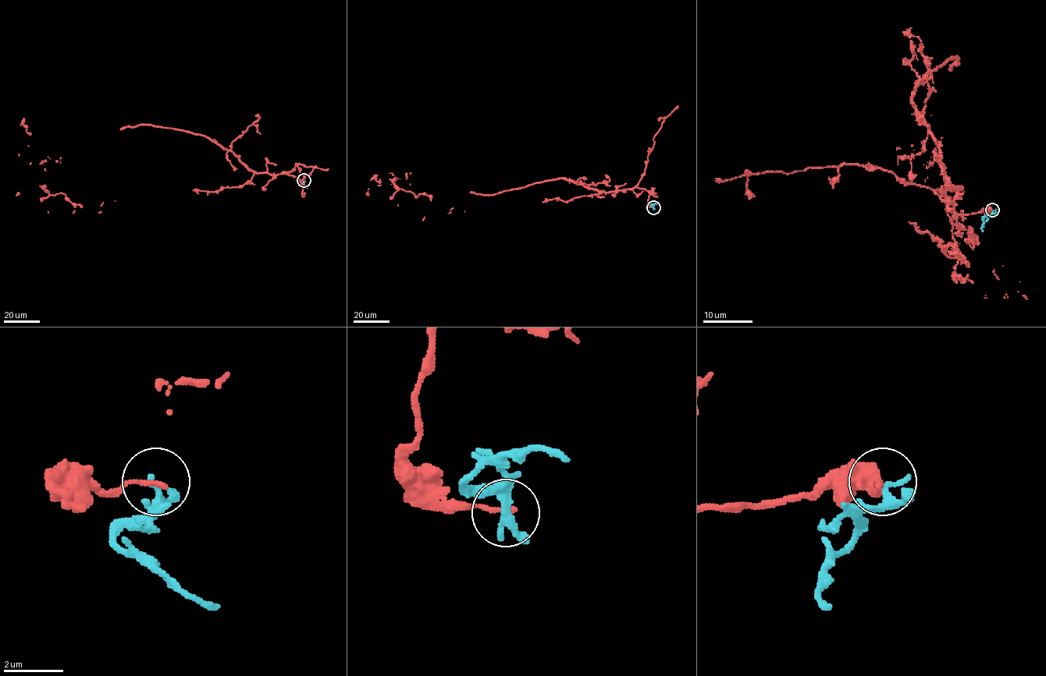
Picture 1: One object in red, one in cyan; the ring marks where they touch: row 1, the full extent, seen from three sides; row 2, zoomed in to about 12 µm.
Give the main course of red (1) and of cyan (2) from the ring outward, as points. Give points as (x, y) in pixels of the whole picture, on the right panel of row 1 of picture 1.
1: (991, 210), (955, 214), (936, 190), (950, 181), (912, 96), (950, 58), (958, 277), (948, 242)
2: (991, 210), (982, 226), (983, 231)

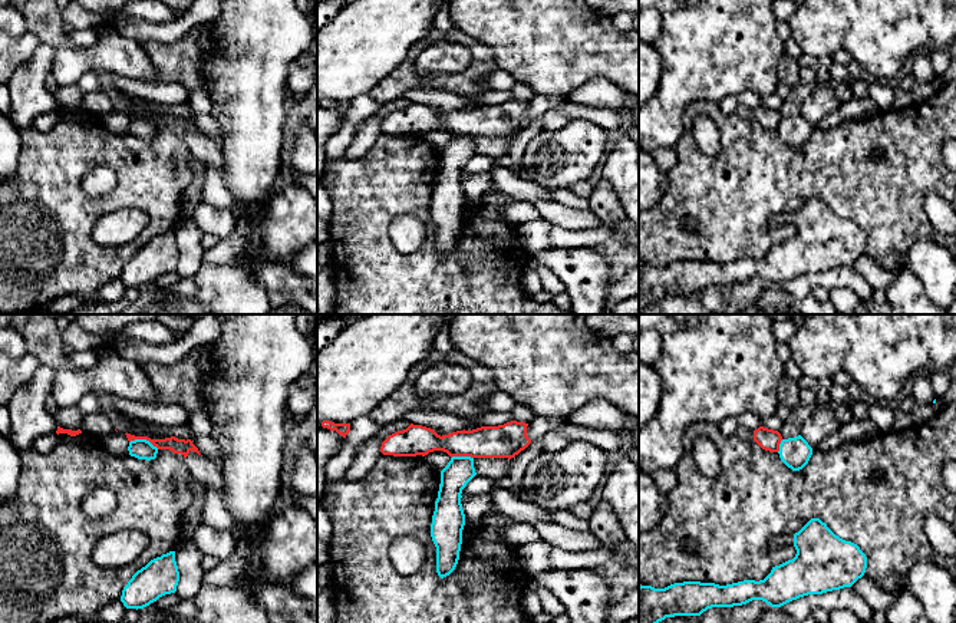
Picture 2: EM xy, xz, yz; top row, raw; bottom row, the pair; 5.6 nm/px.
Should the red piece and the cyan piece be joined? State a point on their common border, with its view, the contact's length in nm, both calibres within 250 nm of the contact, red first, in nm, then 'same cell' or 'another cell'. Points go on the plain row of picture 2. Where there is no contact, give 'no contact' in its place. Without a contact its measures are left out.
meets red in xy at (144, 116); contact 170 nm long; 90 nm thick on the red side, 110 nm on the other; another cell

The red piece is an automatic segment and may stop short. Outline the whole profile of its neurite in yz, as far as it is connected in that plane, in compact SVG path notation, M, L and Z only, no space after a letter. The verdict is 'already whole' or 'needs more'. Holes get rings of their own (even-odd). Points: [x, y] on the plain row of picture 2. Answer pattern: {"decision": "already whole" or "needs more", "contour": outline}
{"decision": "already whole", "contour": "M759 105L754 109L754 119L765 129L778 131L782 115L778 109Z"}

